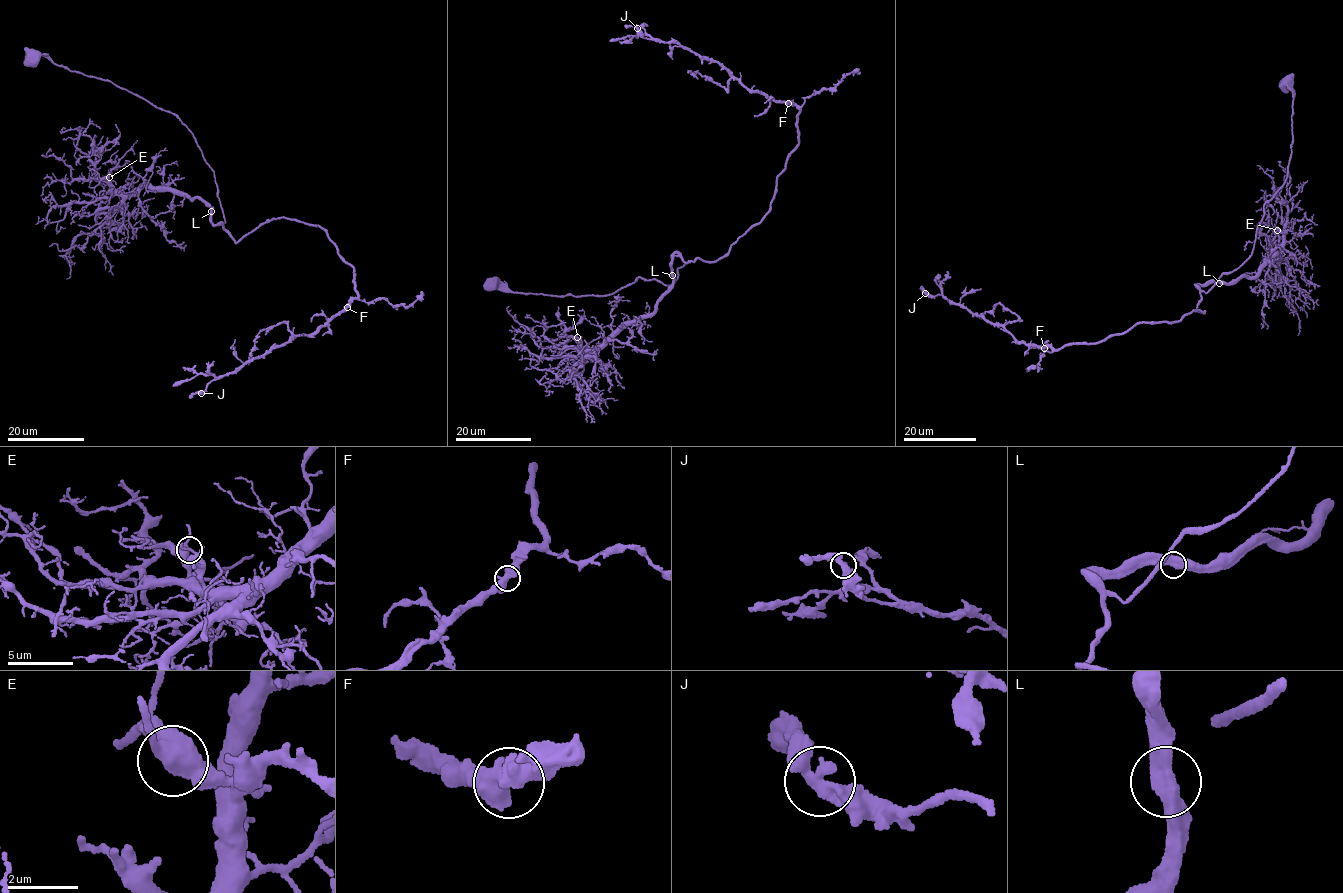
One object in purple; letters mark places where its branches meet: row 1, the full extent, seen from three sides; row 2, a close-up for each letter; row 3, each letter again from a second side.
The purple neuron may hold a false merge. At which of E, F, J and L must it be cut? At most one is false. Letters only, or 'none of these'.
none of these

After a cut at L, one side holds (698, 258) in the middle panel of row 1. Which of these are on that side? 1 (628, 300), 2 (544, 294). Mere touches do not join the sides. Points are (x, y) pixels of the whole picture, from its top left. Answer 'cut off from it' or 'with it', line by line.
1: with it
2: cut off from it

